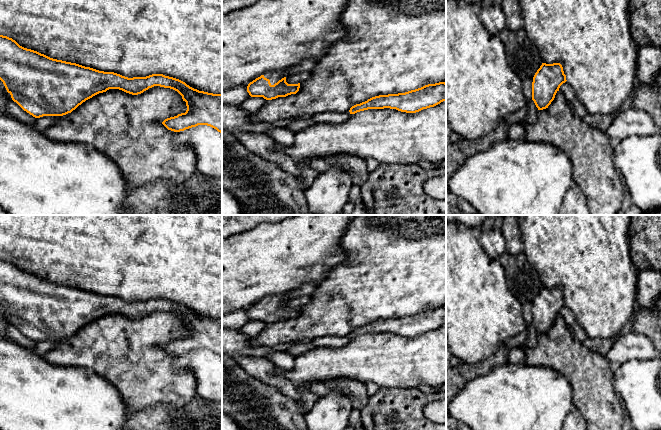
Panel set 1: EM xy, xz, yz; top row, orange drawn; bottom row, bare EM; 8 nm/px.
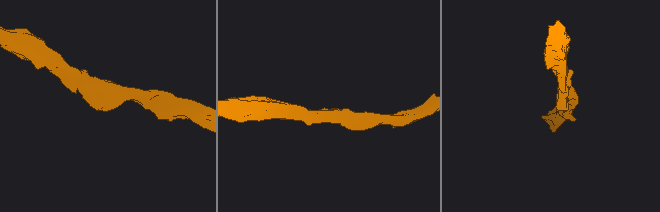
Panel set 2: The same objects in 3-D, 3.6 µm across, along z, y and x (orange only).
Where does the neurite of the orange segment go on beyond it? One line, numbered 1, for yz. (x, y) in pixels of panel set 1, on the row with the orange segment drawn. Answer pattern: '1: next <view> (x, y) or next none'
1: next none

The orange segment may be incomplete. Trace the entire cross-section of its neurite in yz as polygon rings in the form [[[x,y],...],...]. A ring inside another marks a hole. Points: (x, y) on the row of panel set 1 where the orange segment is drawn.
[[[542,63],[532,82],[532,100],[538,110],[548,108],[560,86],[566,81],[566,75],[560,63]]]

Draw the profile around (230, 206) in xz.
[[[222,188],[222,215],[243,215],[240,203],[224,188]]]

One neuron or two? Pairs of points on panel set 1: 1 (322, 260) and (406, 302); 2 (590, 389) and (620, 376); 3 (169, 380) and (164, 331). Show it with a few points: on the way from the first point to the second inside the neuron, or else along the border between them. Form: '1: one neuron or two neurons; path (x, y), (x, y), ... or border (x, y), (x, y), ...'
1: two neurons; border (340, 243), (347, 258), (333, 266), (319, 284)
2: two neurons; border (613, 372), (613, 388), (622, 401)
3: one neuron; path (156, 367), (149, 360), (149, 344), (151, 342)

